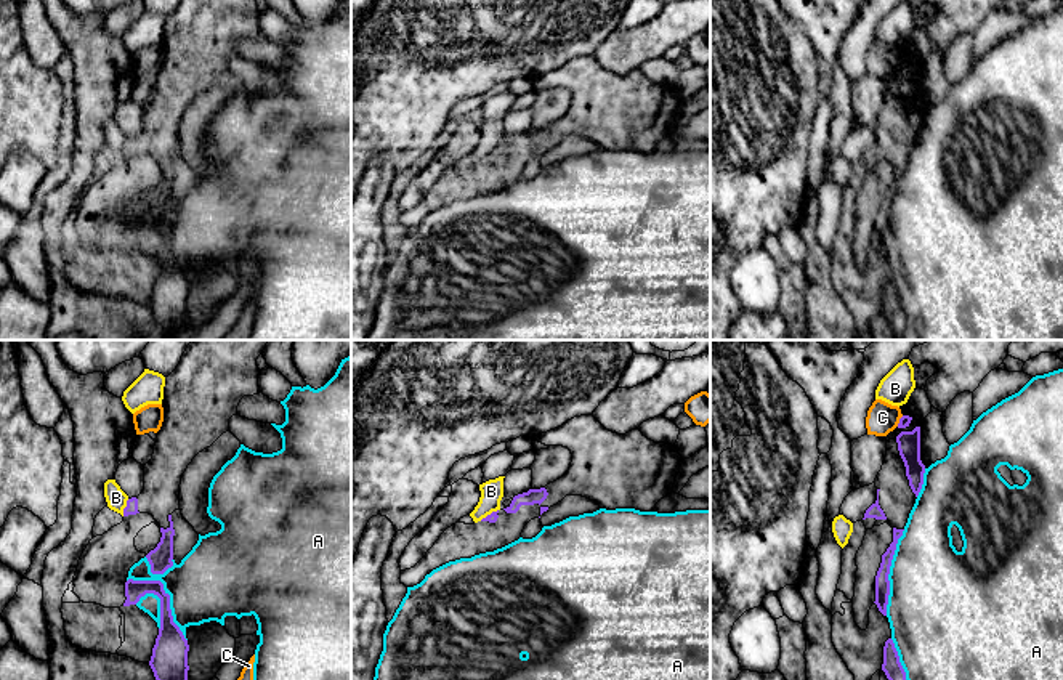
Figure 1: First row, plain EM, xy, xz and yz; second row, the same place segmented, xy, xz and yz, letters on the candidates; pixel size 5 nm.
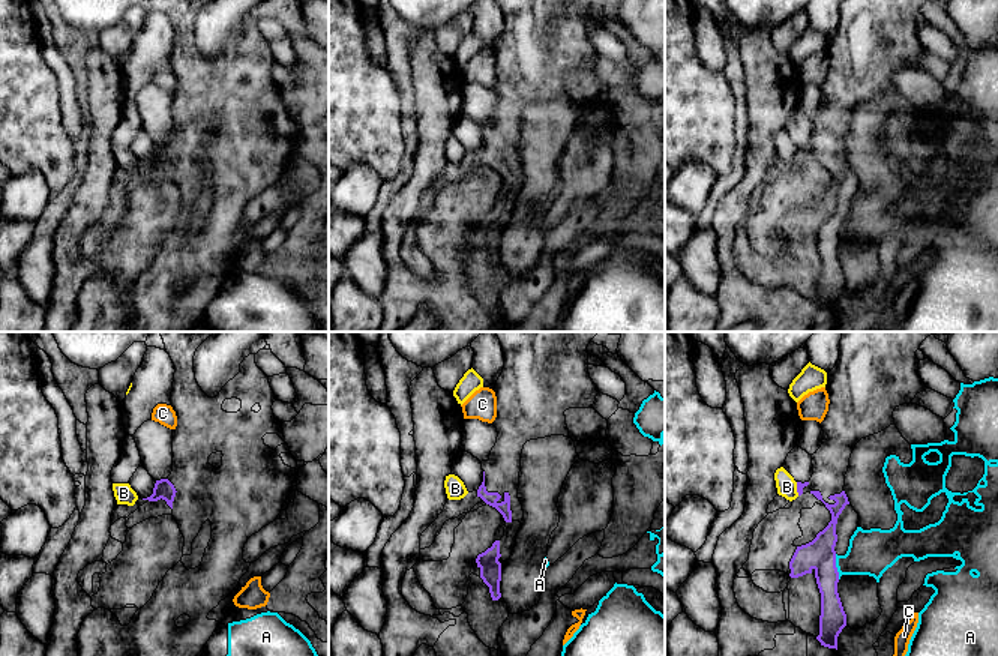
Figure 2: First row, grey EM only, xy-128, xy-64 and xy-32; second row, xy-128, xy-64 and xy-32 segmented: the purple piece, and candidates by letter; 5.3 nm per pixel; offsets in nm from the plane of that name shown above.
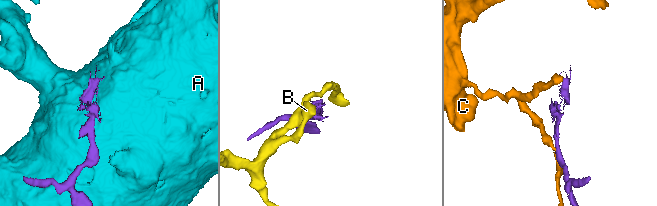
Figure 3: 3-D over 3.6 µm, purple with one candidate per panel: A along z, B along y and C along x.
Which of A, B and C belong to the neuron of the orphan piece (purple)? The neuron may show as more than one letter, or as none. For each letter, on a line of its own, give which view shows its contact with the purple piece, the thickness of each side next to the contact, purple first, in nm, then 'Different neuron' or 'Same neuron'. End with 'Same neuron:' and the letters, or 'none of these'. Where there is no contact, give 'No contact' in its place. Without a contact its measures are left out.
A: Touches purple in xy. Thickness 160 nm (purple) against 380 nm. Different neuron
B: Touches purple in xy. Thickness 60 nm (purple) against 100 nm. Different neuron
C: Touches purple in yz. Thickness 60 nm (purple) against 160 nm. Different neuron
Same neuron: none of these

